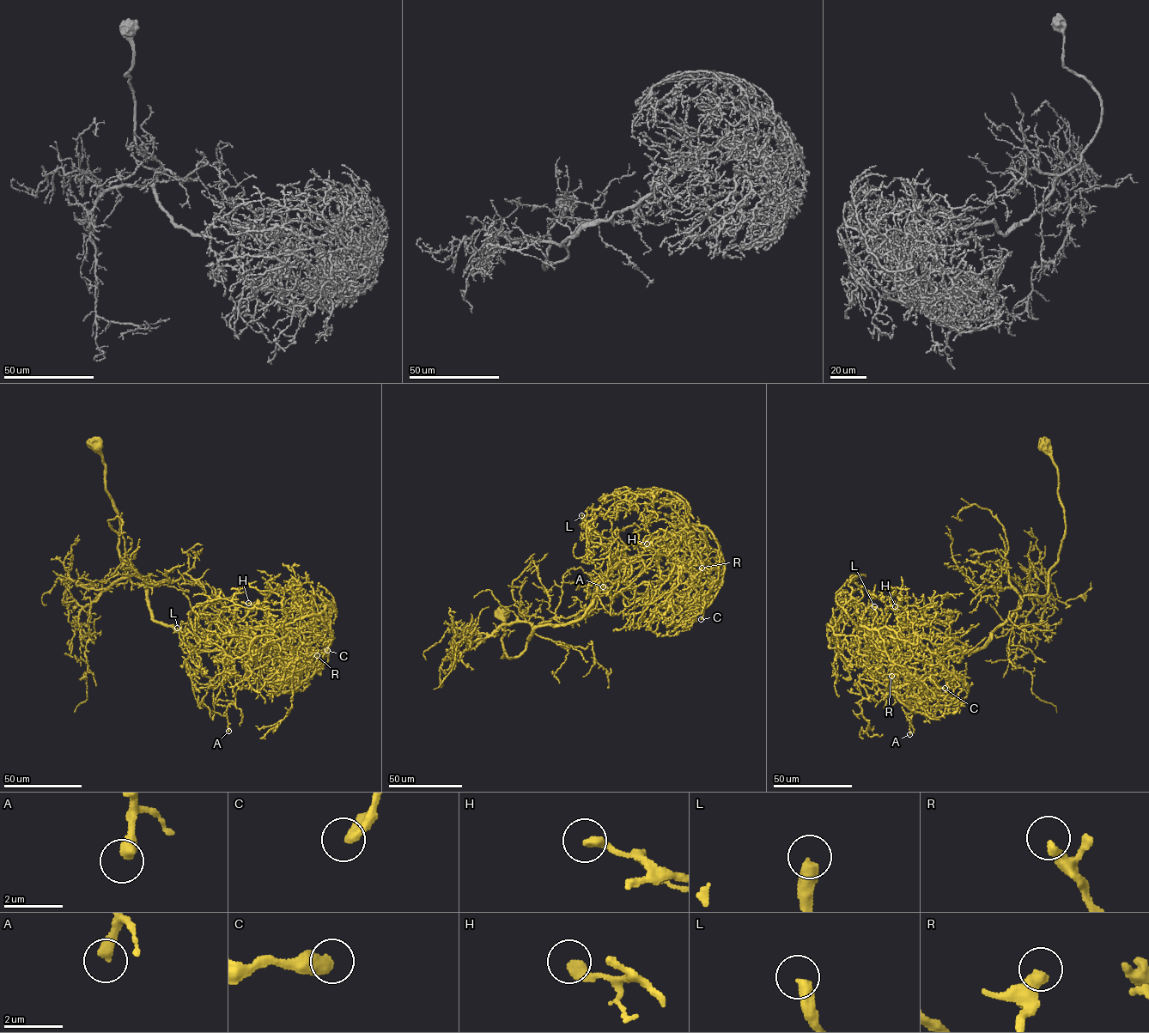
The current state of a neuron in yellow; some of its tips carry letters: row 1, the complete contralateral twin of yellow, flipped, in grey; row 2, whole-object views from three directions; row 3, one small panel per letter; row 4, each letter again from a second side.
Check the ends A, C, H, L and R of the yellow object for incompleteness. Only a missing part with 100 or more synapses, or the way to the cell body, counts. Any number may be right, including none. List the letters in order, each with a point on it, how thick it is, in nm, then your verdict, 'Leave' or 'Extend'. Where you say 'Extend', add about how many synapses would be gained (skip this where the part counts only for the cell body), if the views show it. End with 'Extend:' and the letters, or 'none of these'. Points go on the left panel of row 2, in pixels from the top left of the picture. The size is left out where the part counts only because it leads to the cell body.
A: Place: (228, 731). Thickness 360 nm. Leave
C: Place: (327, 650). Thickness 400 nm. Leave
H: Place: (248, 603). Thickness 320 nm. Leave
L: Place: (177, 628). Thickness 400 nm. Extend. Roughly 140 synapses
R: Place: (317, 655). Thickness 360 nm. Leave
Extend: L

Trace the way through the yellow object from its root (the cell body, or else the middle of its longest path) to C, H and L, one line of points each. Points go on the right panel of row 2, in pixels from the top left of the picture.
C: (1043, 445), (1066, 525), (1045, 596), (1025, 595), (973, 651), (860, 627), (877, 630), (891, 661), (945, 688)
H: (1043, 445), (1066, 525), (1045, 596), (1025, 595), (971, 651), (893, 632), (895, 606)
L: (1043, 445), (1066, 525), (1045, 596), (1025, 595), (971, 651), (916, 634), (886, 644), (874, 606)

